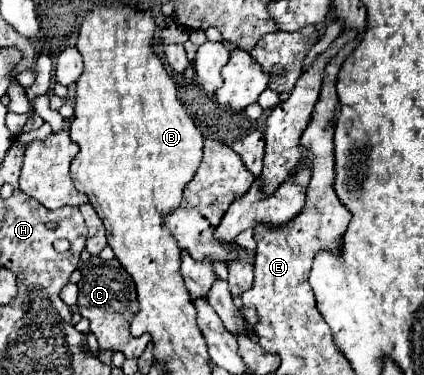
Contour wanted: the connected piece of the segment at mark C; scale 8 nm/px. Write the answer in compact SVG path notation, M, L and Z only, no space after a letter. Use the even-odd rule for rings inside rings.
M91 258L89 262L83 262L79 266L81 270L81 280L77 282L79 286L79 312L83 318L91 322L91 332L97 336L97 342L103 350L119 350L127 358L139 358L151 340L151 334L143 334L139 338L133 338L129 332L129 322L133 314L137 312L137 294L135 294L135 284L127 270L121 266L117 258L113 260L99 260Z

